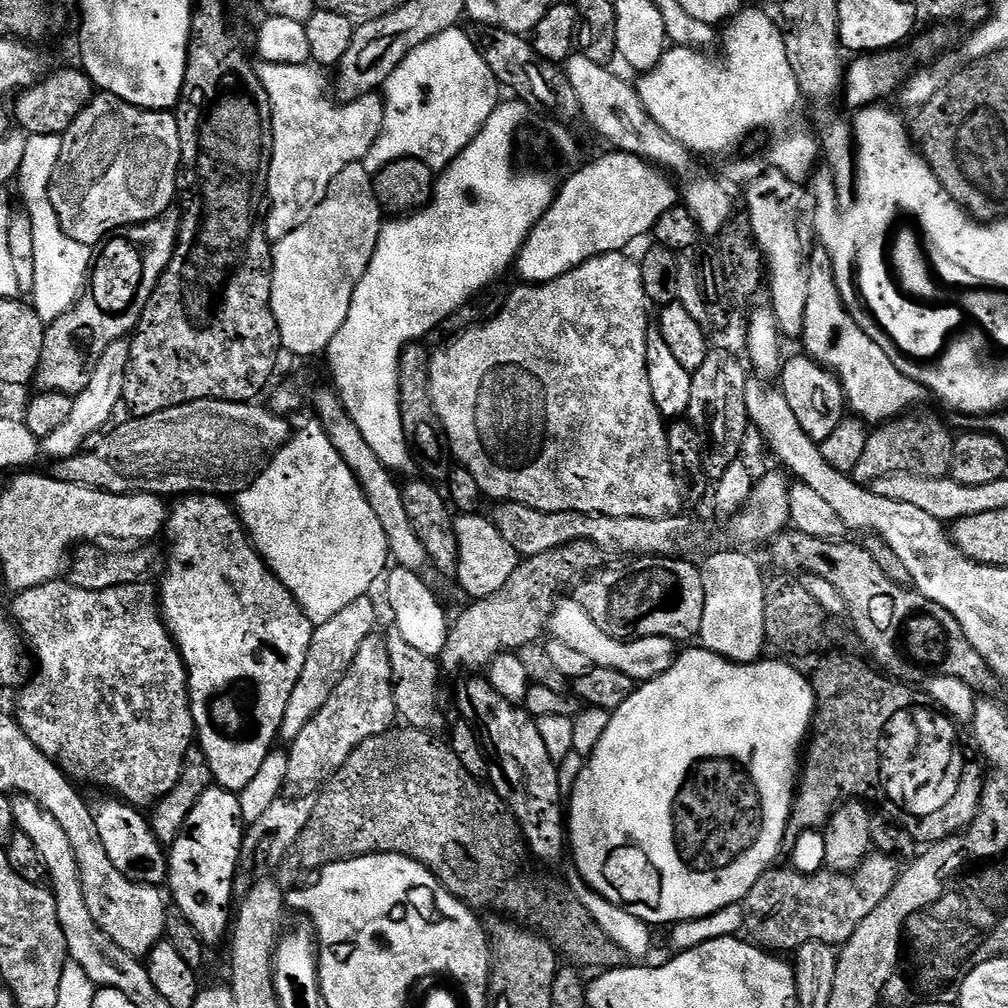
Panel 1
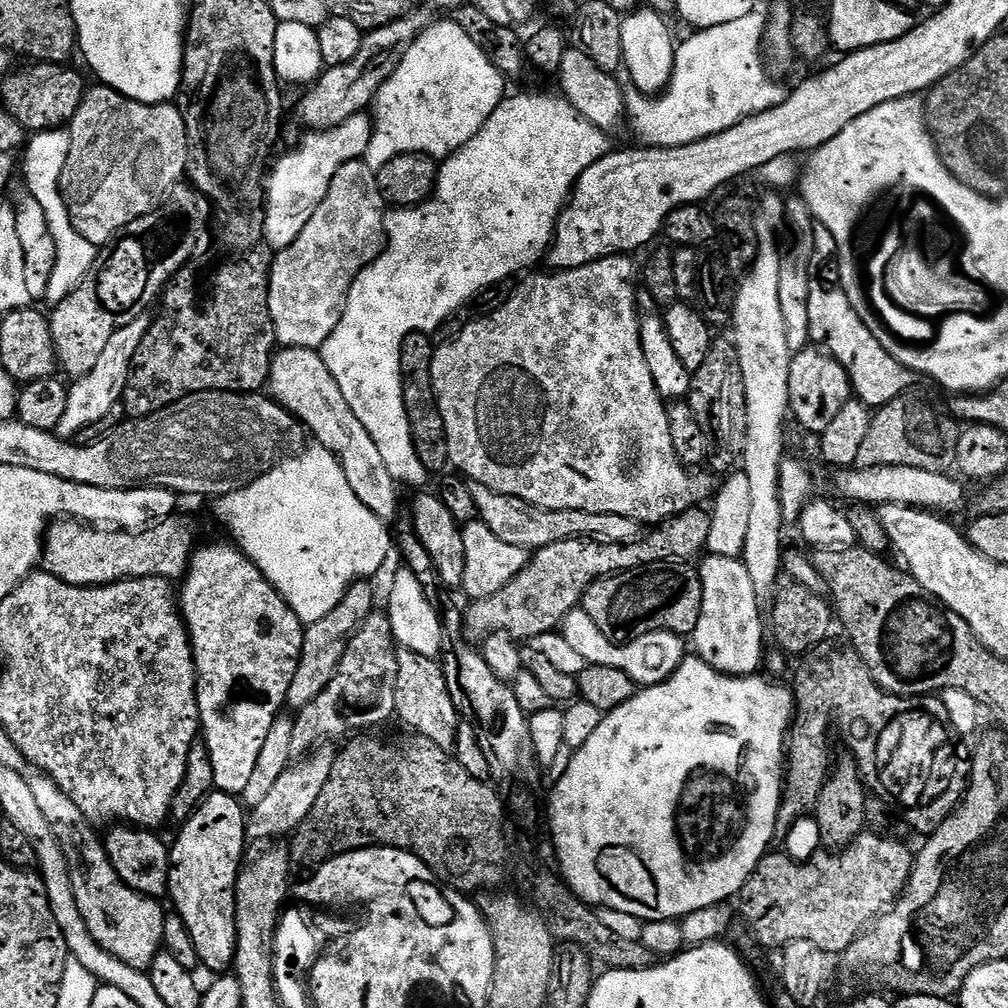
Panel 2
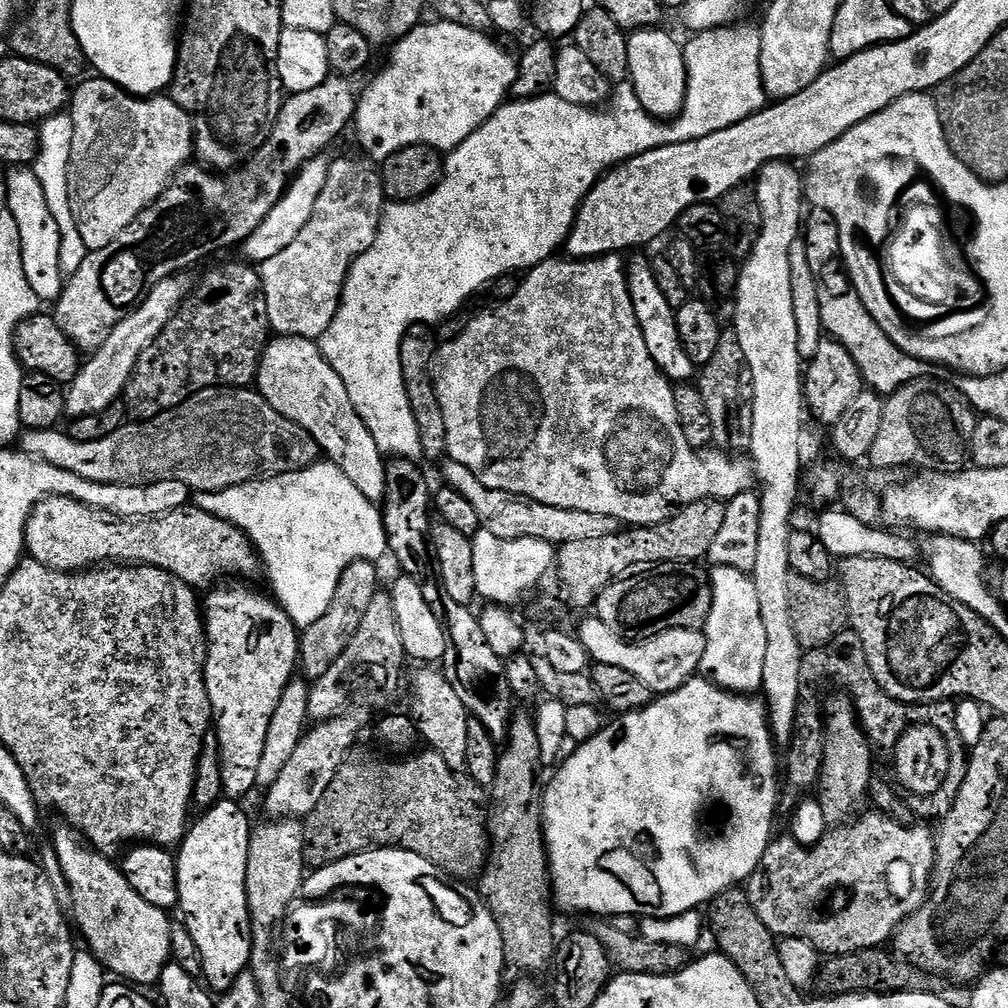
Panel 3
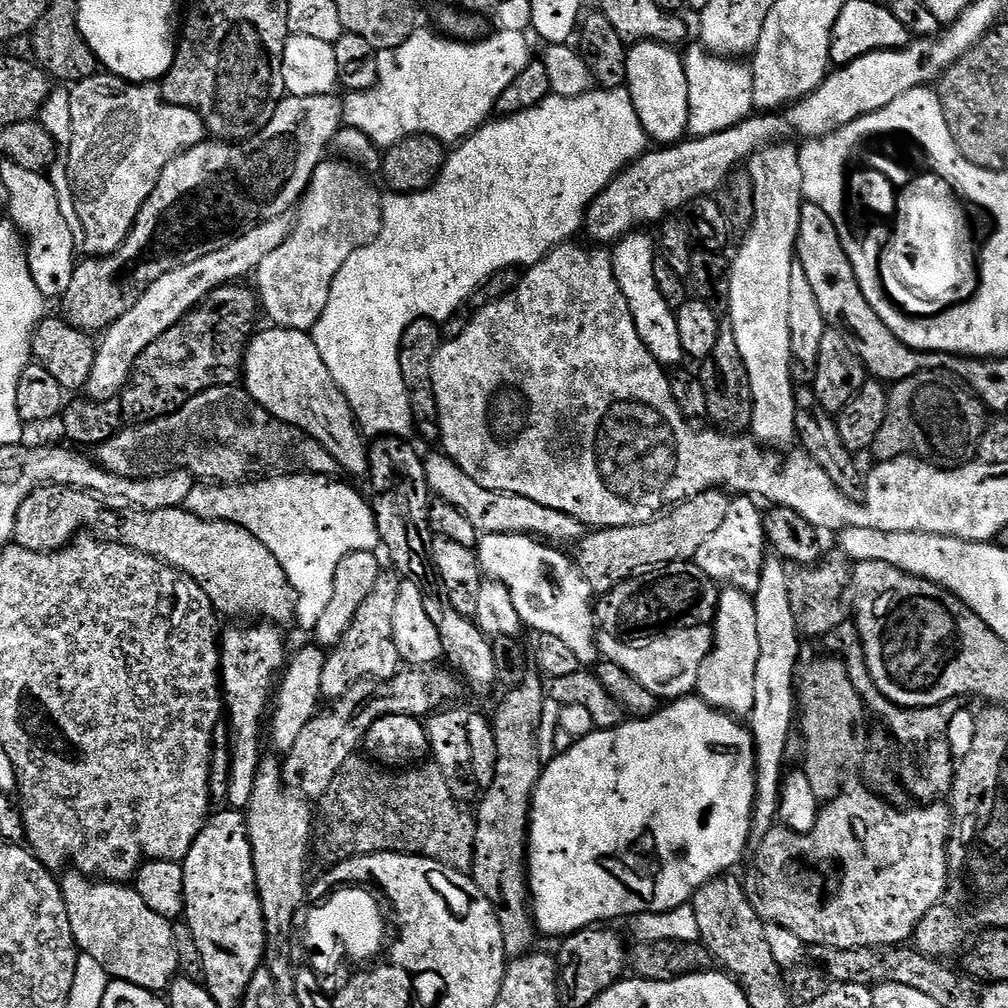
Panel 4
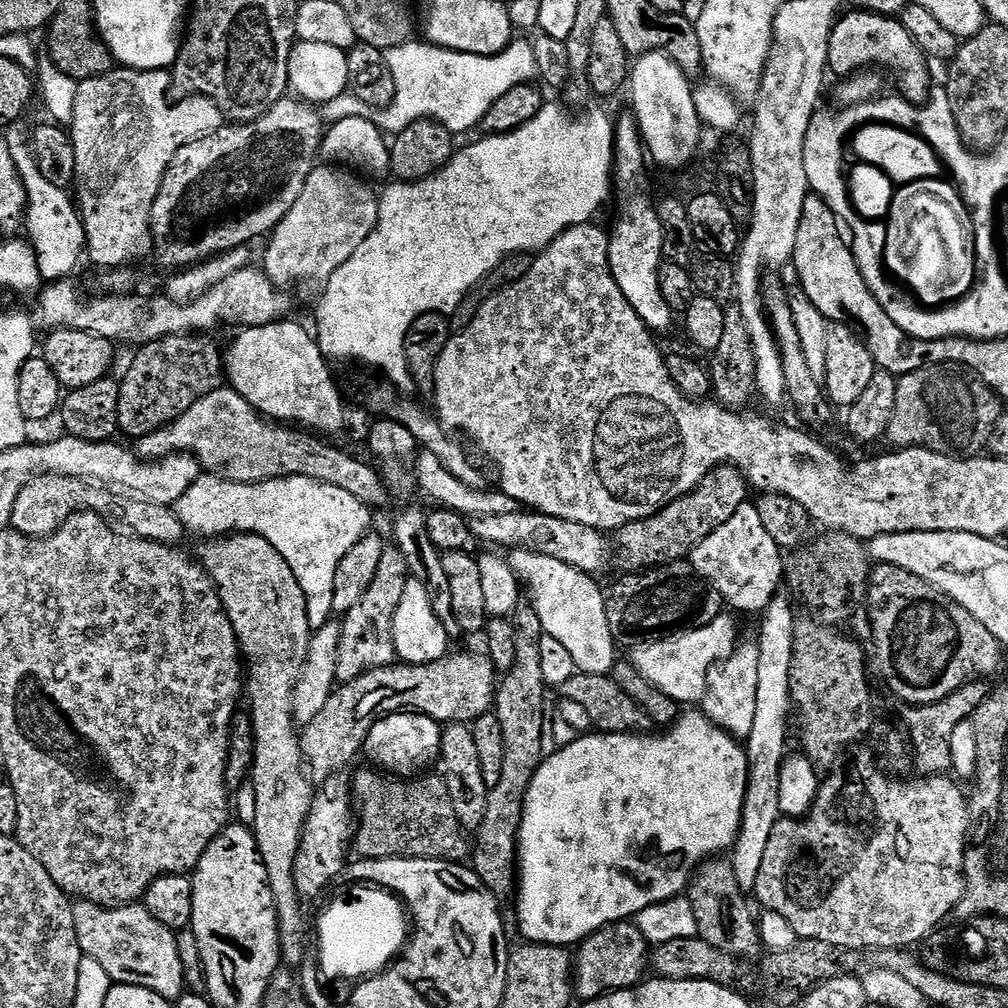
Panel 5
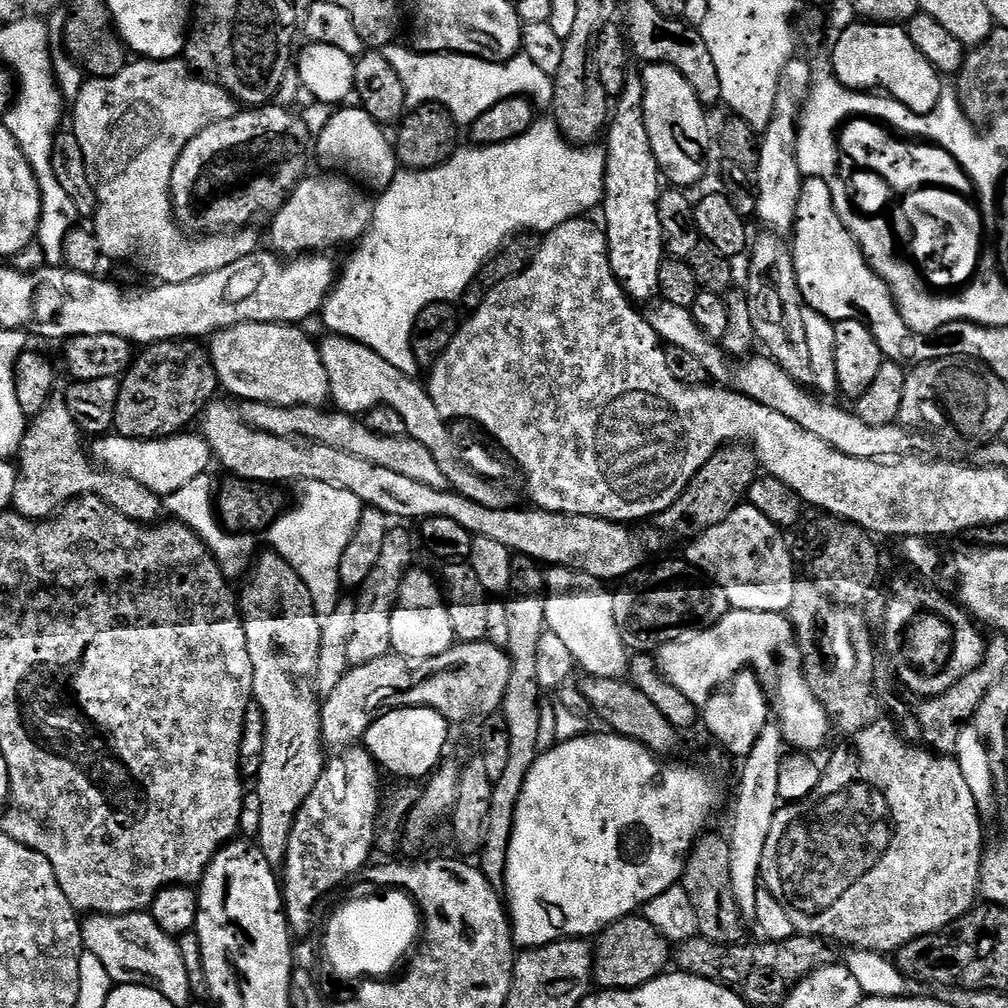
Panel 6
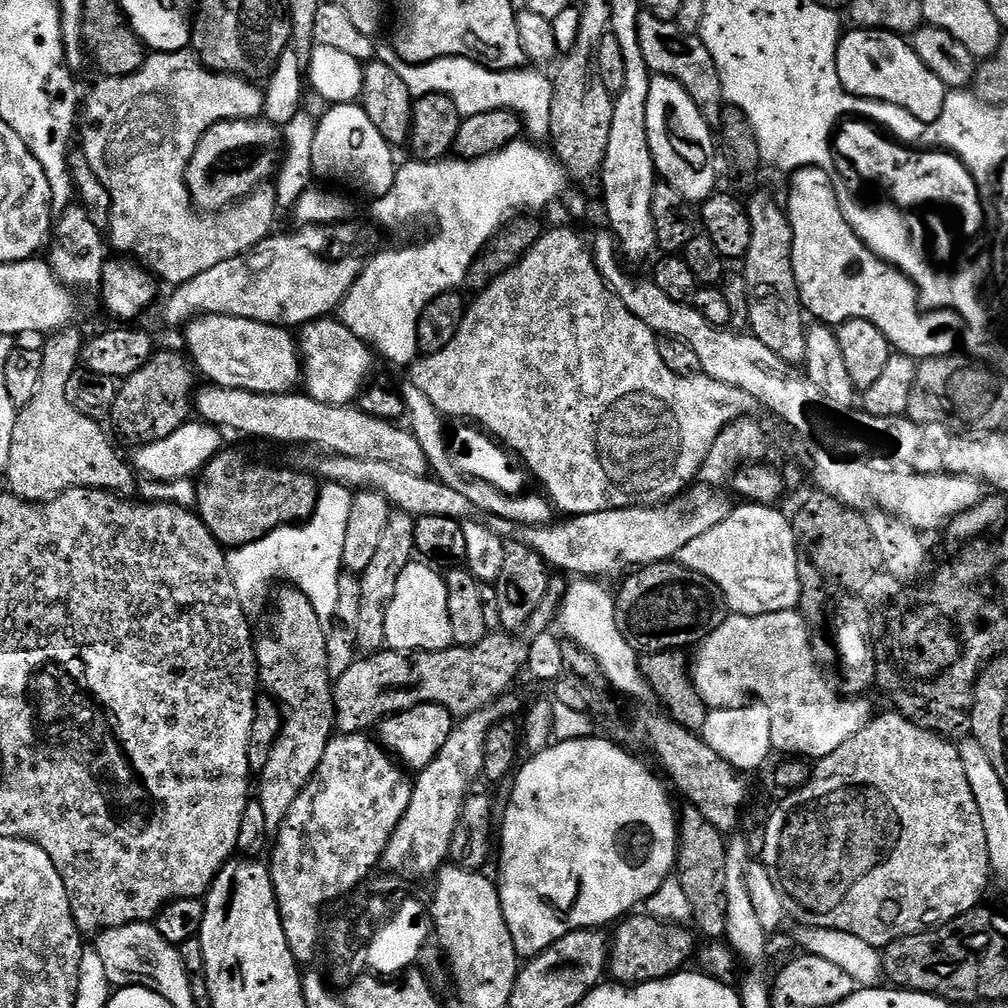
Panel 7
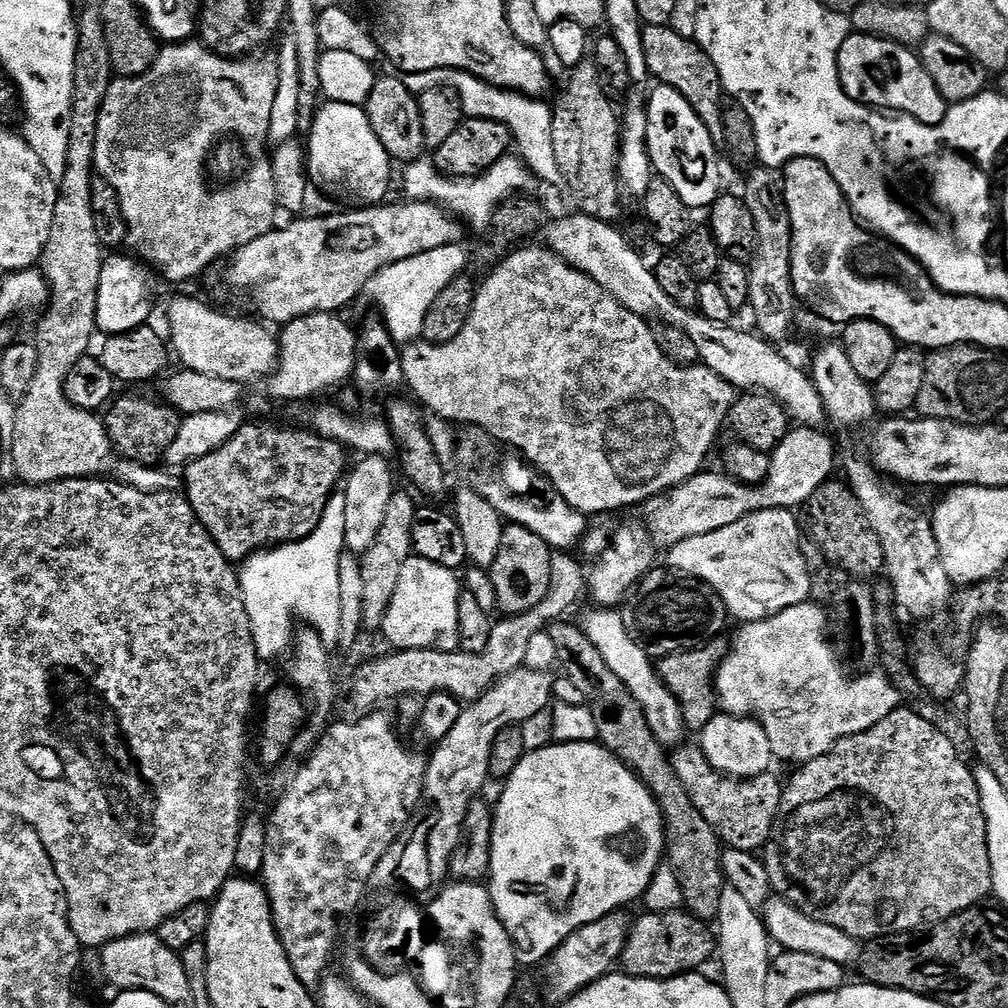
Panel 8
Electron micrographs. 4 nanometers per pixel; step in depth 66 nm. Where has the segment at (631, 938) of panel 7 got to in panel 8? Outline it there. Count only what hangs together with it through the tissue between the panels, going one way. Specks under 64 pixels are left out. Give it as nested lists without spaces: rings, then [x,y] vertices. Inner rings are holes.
[[[687,910],[675,912],[649,912],[636,916],[632,933],[620,956],[623,971],[630,976],[647,980],[668,980],[671,976],[695,973],[708,959],[718,952],[718,940],[713,929]],[[709,928],[709,929],[708,929]]]

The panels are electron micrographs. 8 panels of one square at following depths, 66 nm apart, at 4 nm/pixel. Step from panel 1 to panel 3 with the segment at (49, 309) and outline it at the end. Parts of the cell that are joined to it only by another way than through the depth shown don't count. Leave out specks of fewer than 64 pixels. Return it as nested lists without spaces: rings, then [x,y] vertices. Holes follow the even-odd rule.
[[[68,114],[52,116],[39,125],[38,131],[40,153],[36,155],[34,171],[46,194],[50,214],[54,214],[54,222],[58,222],[58,230],[62,234],[60,265],[64,273],[71,274],[78,270],[78,266],[82,266],[82,262],[89,253],[88,248],[82,242],[82,234],[78,234],[78,226],[74,222],[74,214],[70,210],[70,198],[68,197],[68,163],[70,162],[70,146],[74,142],[74,122]]]

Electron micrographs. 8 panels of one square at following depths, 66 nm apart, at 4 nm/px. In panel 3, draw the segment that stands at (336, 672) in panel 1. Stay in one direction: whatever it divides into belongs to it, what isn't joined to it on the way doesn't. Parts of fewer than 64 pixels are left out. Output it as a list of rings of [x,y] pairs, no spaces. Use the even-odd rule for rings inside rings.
[[[356,560],[346,570],[342,570],[342,578],[338,578],[338,590],[334,590],[334,598],[330,602],[330,610],[326,610],[326,614],[322,614],[322,618],[318,618],[314,626],[300,632],[298,664],[309,681],[315,682],[318,678],[322,678],[322,674],[326,674],[326,670],[330,670],[330,666],[338,662],[338,654],[342,654],[342,650],[350,646],[350,638],[354,638],[370,602],[374,602],[381,587],[376,568],[377,565],[371,560]]]

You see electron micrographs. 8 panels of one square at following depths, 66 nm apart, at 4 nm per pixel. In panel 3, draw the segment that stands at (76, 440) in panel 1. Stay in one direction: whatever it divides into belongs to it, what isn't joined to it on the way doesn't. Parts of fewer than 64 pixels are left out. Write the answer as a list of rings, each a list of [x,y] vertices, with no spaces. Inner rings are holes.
[[[177,274],[170,278],[162,278],[154,290],[118,326],[112,328],[110,338],[96,352],[91,353],[81,363],[80,372],[66,388],[66,412],[69,417],[77,418],[103,414],[108,407],[119,401],[124,394],[124,387],[130,382],[130,374],[134,374],[134,366],[146,350],[166,330],[174,312],[180,311],[180,305],[188,299],[194,288],[194,280],[188,274]]]

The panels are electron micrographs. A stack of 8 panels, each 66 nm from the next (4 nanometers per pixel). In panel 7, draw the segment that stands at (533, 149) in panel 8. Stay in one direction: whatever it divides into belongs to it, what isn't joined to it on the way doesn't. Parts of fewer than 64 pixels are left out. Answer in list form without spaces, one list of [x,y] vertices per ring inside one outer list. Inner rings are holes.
[[[390,46],[377,47],[375,59],[386,62],[386,66],[391,66],[402,77],[402,82],[406,82],[406,90],[410,90],[413,98],[426,94],[446,94],[454,106],[458,106],[461,117],[486,114],[490,110],[510,110],[520,115],[527,135],[533,141],[544,142],[550,137],[552,81],[540,73],[543,71],[525,66],[514,68],[511,72],[495,72],[461,56],[447,56],[425,64],[408,64]]]

